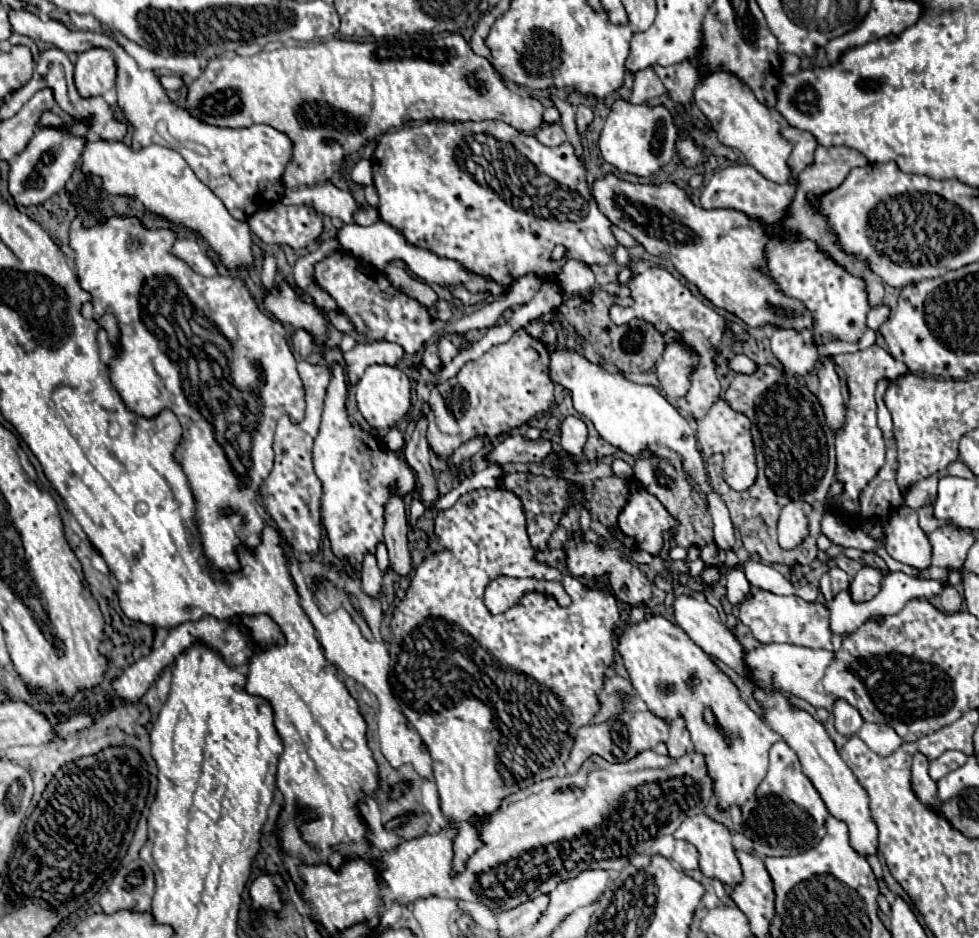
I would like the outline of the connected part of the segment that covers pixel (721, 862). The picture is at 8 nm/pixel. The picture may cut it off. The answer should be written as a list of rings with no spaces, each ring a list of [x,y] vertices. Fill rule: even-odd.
[[[698,814],[698,816],[684,820],[680,824],[680,828],[674,832],[674,838],[686,840],[686,842],[696,846],[696,850],[700,854],[700,872],[704,876],[708,876],[712,880],[720,880],[722,884],[728,884],[728,886],[736,886],[742,882],[742,868],[740,868],[740,862],[736,858],[736,850],[732,846],[732,836],[730,836],[726,826],[710,820],[704,814]]]

